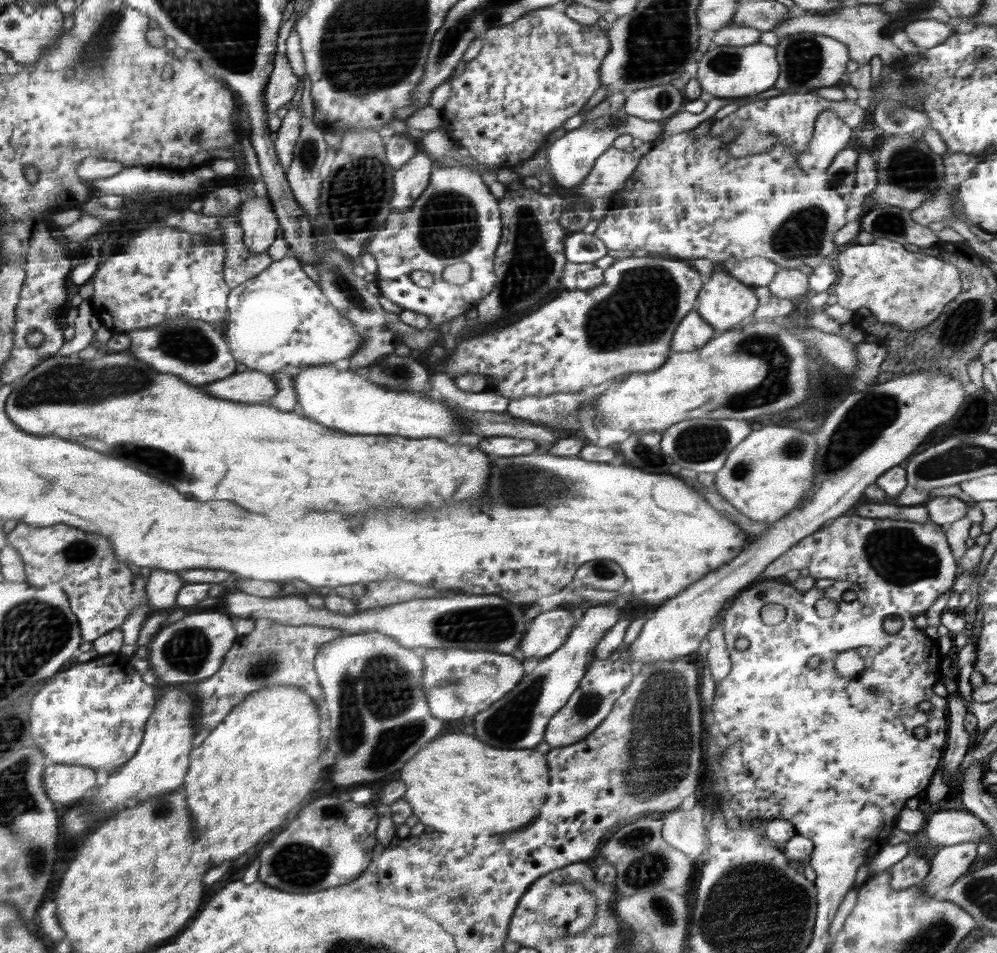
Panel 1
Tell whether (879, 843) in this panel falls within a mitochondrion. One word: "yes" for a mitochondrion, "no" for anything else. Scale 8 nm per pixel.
no

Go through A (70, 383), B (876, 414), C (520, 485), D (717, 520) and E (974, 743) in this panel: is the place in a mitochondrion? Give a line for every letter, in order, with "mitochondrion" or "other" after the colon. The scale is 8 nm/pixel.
A: mitochondrion
B: mitochondrion
C: mitochondrion
D: other
E: other

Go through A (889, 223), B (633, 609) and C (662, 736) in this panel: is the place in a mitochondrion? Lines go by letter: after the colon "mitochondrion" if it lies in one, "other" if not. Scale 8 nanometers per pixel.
A: mitochondrion
B: other
C: mitochondrion

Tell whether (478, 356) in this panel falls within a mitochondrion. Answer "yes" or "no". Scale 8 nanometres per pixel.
no

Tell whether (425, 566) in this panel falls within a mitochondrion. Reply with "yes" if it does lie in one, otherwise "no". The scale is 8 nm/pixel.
no

